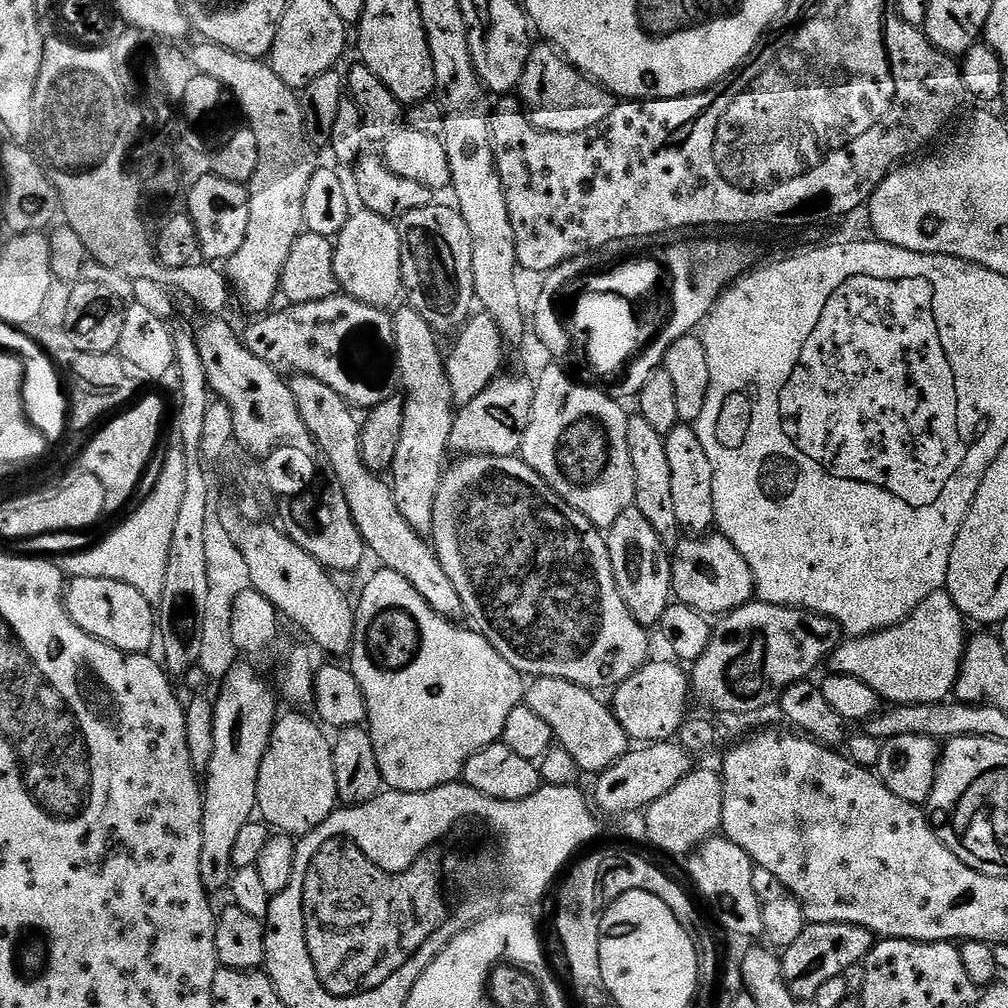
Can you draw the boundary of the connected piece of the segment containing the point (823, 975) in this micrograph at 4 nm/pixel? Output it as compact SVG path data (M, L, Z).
M805 923L802 934L794 946L783 949L780 965L790 994L798 1002L812 1002L816 991L830 978L850 973L855 964L867 961L874 943L874 934L868 928L853 924Z

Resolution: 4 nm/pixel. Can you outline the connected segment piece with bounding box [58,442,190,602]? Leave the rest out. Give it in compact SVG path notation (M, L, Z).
M173 442L164 456L156 489L137 506L136 513L129 520L122 521L101 544L94 545L89 552L76 552L73 556L58 560L58 567L65 577L110 578L126 582L126 586L134 586L134 590L138 590L138 594L147 600L159 602L166 586L171 536L186 491L186 462L189 458L189 453L179 443Z

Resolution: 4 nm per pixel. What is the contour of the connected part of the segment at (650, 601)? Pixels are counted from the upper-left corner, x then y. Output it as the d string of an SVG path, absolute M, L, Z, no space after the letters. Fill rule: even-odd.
M634 506L624 511L618 518L618 522L614 522L614 526L607 529L606 539L610 550L610 562L614 570L614 582L622 594L630 614L639 624L645 626L659 625L662 614L666 614L669 603L674 596L672 590L672 562L669 549L665 548L658 538L658 534L654 534L654 526L650 526L650 522L646 522L646 518L642 518L642 514Z

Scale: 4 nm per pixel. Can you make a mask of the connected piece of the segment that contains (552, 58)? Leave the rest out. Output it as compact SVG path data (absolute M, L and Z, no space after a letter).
M540 42L533 47L526 62L526 70L520 79L518 99L523 111L531 124L543 132L554 134L578 134L588 132L591 128L597 128L603 120L608 118L614 107L614 97L607 88L600 87L595 80L584 75L580 69L568 63L551 44Z

